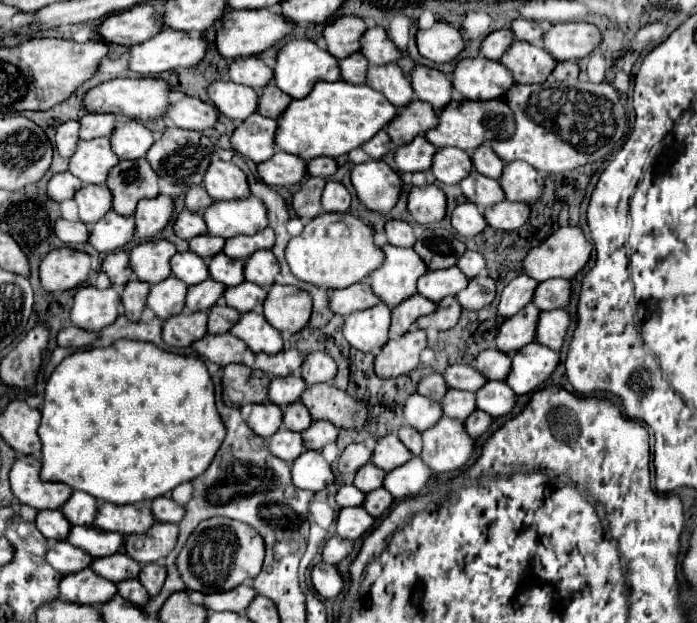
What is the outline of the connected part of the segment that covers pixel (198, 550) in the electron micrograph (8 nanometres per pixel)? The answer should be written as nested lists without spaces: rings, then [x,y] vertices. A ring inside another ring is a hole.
[[[214,516],[200,522],[200,528],[188,536],[184,548],[176,558],[176,568],[186,588],[212,594],[232,590],[238,584],[254,578],[262,570],[262,560],[264,540],[254,528],[238,520]]]

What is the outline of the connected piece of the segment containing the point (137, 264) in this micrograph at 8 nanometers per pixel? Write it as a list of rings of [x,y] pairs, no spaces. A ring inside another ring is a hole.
[[[164,238],[148,240],[130,250],[130,266],[138,280],[156,284],[170,276],[170,258],[176,254],[172,242]]]

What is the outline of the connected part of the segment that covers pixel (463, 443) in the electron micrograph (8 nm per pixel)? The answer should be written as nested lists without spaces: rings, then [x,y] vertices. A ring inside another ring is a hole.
[[[442,416],[438,424],[422,432],[424,448],[422,462],[434,472],[452,472],[468,462],[474,450],[474,440],[466,434],[464,424],[454,418]]]

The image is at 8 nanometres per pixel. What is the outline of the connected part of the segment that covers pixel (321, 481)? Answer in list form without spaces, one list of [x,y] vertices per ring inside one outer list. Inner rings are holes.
[[[314,450],[302,452],[298,460],[292,462],[292,484],[302,490],[318,492],[334,482],[334,474],[330,464]]]

